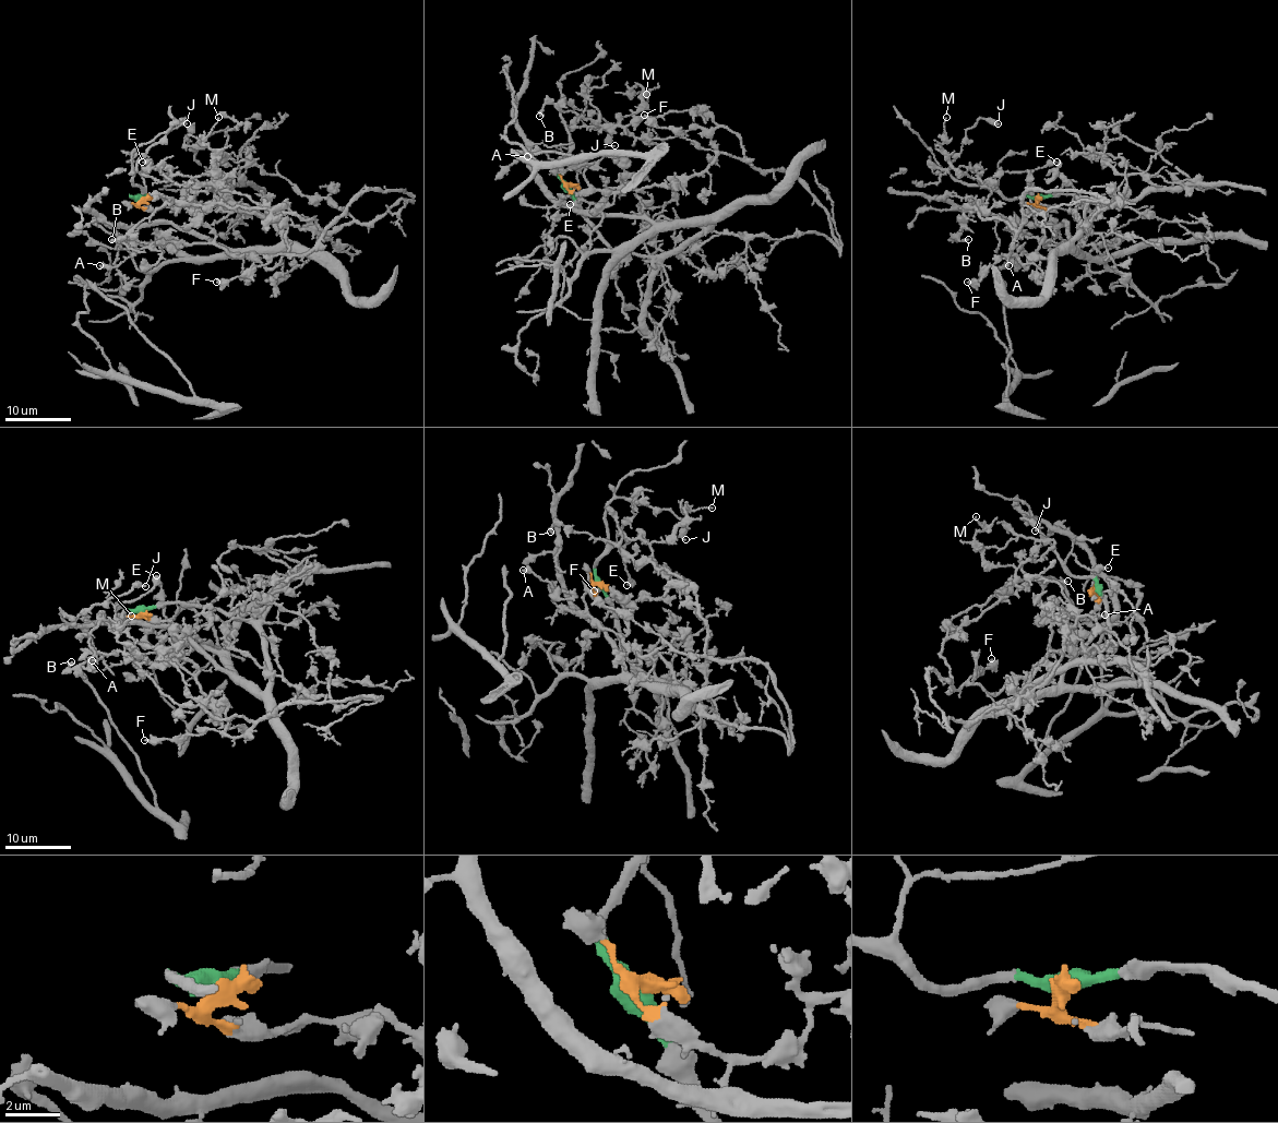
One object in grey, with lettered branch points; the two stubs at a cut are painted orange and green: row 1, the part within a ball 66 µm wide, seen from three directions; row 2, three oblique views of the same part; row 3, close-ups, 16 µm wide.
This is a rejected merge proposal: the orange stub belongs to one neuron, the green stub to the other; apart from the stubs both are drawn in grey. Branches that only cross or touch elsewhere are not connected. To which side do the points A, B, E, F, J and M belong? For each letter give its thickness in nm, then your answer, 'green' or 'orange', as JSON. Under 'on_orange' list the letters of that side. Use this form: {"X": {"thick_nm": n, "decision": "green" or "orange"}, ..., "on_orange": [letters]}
{"A": {"thick_nm": 200, "decision": "orange"}, "B": {"thick_nm": 360, "decision": "orange"}, "E": {"thick_nm": 340, "decision": "green"}, "F": {"thick_nm": 280, "decision": "orange"}, "J": {"thick_nm": 180, "decision": "green"}, "M": {"thick_nm": 130, "decision": "orange"}, "on_orange": ["A", "B", "F", "M"]}

